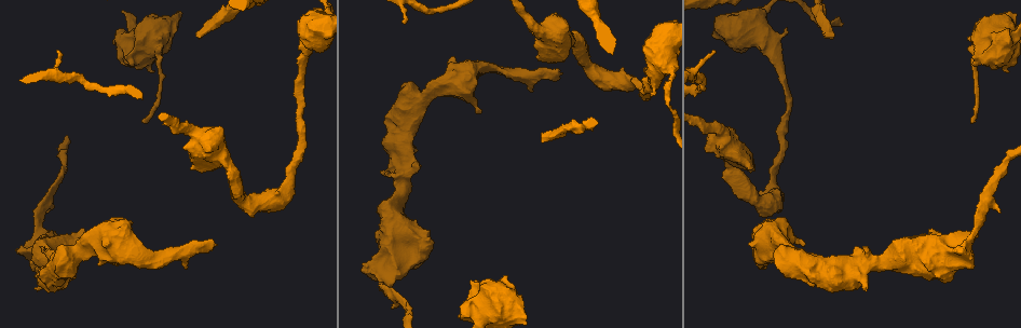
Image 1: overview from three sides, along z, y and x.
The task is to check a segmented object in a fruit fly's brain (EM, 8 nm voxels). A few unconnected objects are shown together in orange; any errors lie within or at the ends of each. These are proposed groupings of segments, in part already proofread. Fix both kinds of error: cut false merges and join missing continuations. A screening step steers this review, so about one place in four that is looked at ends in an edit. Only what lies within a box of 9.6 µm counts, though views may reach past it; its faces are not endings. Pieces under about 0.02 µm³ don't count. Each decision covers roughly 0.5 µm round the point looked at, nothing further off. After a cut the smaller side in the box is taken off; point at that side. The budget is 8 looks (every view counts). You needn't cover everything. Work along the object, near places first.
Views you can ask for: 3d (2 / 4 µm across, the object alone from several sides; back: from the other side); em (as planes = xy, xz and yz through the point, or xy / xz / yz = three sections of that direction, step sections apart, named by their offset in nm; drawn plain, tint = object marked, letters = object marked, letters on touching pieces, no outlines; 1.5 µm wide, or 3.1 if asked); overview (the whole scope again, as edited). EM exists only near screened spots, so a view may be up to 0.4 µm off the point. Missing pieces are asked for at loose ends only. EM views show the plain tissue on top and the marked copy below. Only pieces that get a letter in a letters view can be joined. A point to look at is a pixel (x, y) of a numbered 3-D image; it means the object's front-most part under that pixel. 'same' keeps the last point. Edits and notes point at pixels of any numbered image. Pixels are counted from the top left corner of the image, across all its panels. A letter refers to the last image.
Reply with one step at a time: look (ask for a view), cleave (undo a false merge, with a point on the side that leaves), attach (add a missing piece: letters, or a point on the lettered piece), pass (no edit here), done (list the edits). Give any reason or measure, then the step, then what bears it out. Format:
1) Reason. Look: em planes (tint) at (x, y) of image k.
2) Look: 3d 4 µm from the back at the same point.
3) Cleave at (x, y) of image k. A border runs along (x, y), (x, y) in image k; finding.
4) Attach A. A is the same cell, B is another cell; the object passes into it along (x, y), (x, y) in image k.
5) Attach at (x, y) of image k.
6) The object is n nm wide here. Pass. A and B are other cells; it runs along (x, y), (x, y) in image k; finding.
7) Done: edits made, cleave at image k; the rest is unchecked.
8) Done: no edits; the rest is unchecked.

Branch stops here. Look: 3d 4 µm at (559, 70) of image 1.

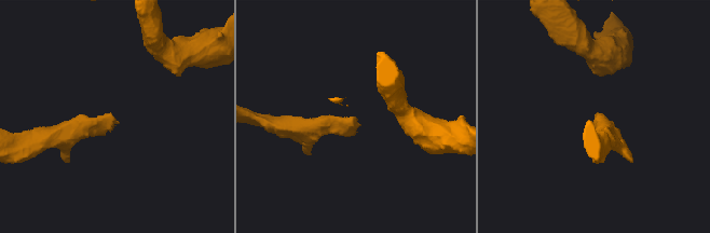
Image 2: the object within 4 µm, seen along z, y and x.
Shape alone is not enough. Look: em 3.1 µm xz step 16 (tint) at (596, 113) of image 2.

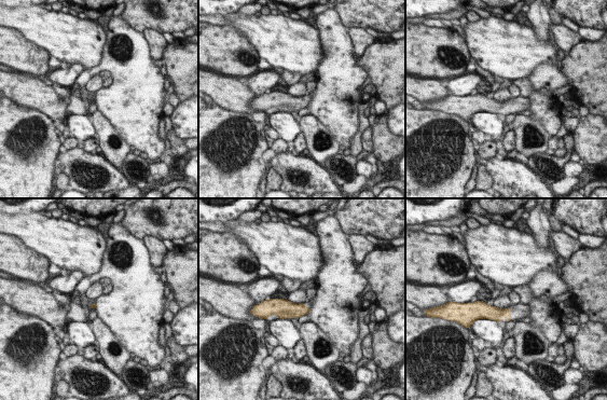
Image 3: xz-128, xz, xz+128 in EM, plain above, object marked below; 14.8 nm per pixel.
Cut it another way. Look: em 3.1 µm planes (letters) at the same point.

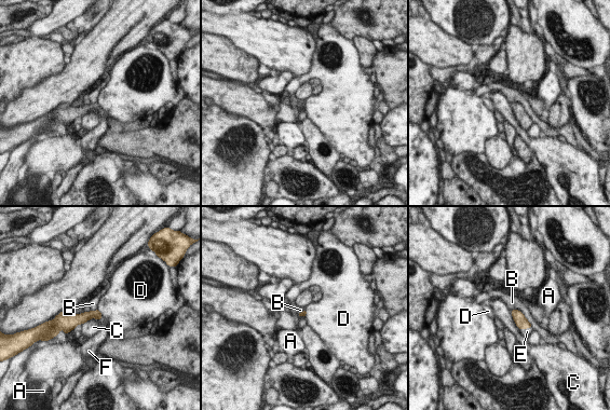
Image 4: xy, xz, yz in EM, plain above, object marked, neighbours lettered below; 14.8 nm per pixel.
Attach E. E is the same cell, A, B, C, D and F are other cells; the object passes into it along (522, 323), (526, 327), (527, 331) in image 4; the neuron continues.

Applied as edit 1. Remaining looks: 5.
Look: overview.

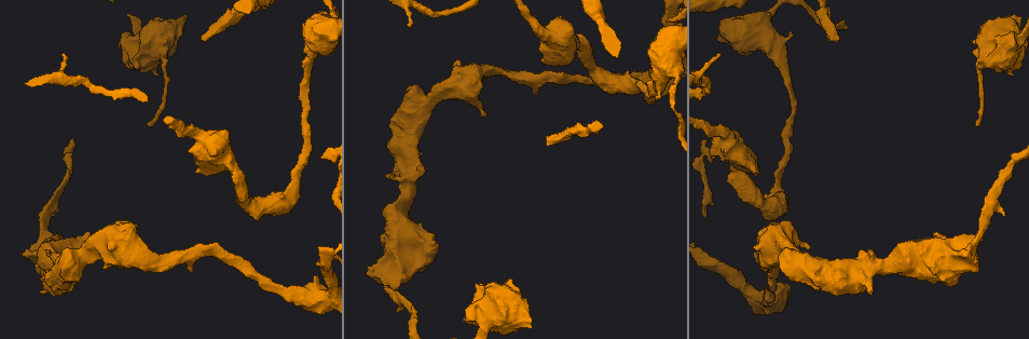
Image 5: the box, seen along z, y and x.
Long arm stops here. Look: 3d 4 µm at (839, 39) of image 5.

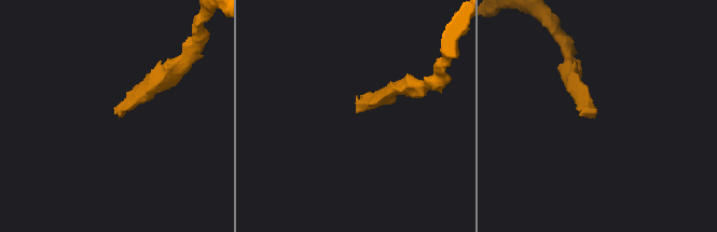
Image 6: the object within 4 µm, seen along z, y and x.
Now the EM. Look: em yz step 4 (letters) at (594, 115) of image 6.

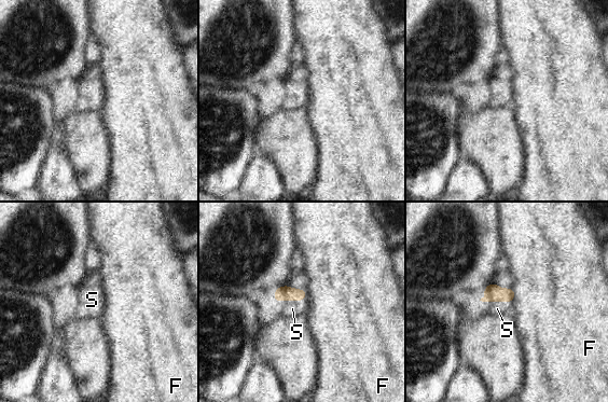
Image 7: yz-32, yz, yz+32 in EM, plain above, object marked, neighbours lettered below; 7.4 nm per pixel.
Attach S. S is the same cell, F is another cell; the object passes into it along (285, 293), (298, 300), (292, 308) in image 7; the neuron continues.

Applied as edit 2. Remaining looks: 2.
Done: edits made, attach at image 4, attach at image 7; the rest is unchecked.

